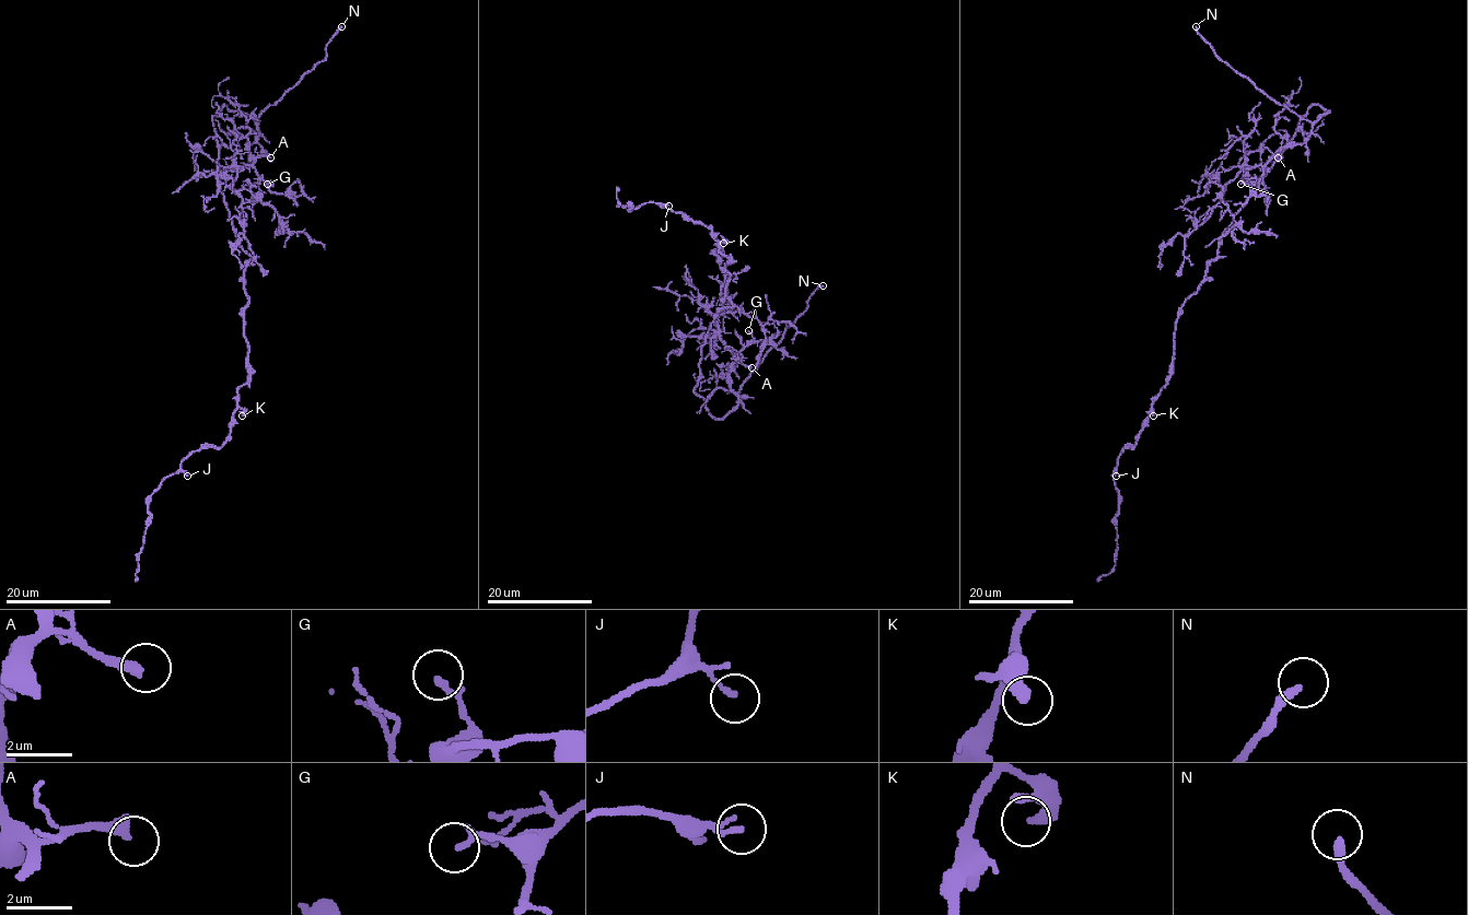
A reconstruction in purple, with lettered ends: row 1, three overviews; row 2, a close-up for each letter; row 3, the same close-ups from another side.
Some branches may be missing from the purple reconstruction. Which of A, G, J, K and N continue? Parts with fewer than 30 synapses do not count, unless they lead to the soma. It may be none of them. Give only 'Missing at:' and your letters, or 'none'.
Missing at: A, N

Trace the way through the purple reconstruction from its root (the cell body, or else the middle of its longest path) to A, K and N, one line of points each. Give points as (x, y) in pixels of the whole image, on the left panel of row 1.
A: (232, 225), (219, 186), (212, 117), (224, 105), (245, 113), (257, 130), (248, 151), (255, 157), (270, 157)
K: (232, 225), (237, 243), (251, 257), (244, 267), (248, 379), (237, 390), (242, 415)
N: (232, 225), (219, 186), (212, 117), (224, 105), (256, 121), (325, 59), (326, 44), (341, 26)

